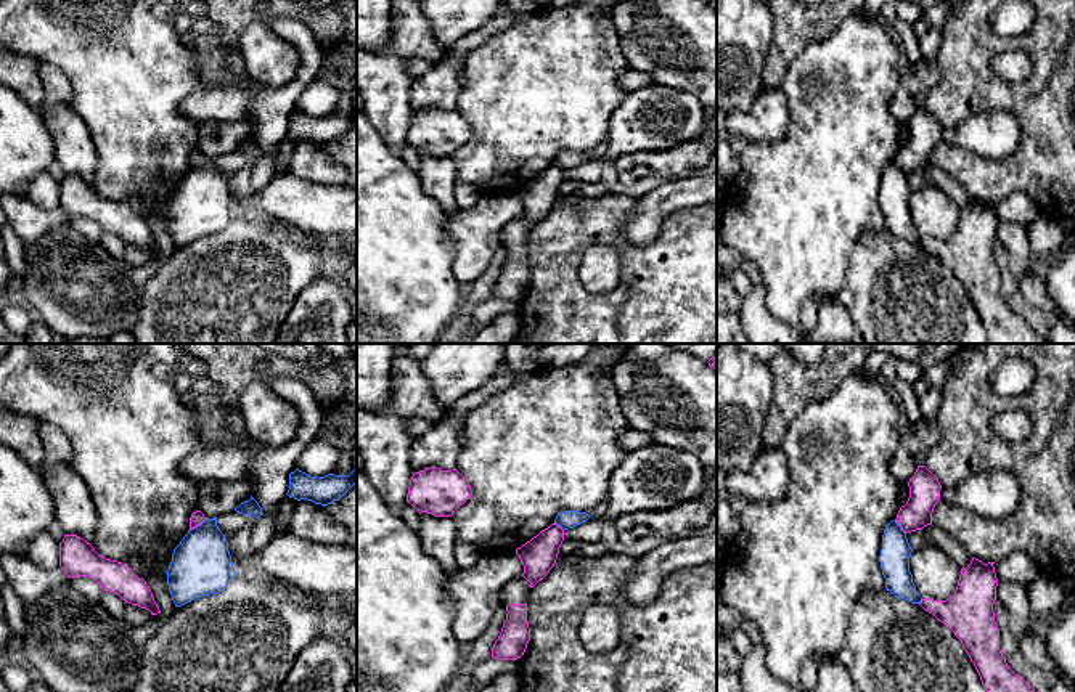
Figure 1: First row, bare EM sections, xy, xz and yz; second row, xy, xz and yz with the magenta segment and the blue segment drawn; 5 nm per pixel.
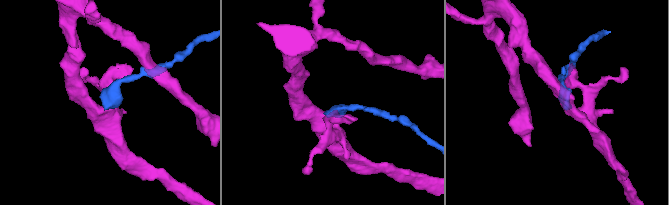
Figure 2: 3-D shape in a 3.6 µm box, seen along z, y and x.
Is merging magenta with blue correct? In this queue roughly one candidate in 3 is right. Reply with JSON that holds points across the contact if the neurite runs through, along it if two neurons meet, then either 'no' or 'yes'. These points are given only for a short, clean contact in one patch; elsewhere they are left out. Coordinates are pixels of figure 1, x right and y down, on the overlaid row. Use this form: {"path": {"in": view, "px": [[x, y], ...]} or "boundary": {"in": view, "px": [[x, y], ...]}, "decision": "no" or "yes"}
{"decision": "no"}

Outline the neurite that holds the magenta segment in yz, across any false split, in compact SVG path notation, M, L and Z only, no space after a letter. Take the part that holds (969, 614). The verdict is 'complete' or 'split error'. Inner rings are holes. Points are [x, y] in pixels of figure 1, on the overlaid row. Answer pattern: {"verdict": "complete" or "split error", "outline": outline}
{"verdict": "complete", "outline": "M972 557L971 564L961 568L950 599L922 599L919 605L961 641L987 692L1035 692L1008 666L999 650L999 629L993 612L998 578L993 564Z"}

